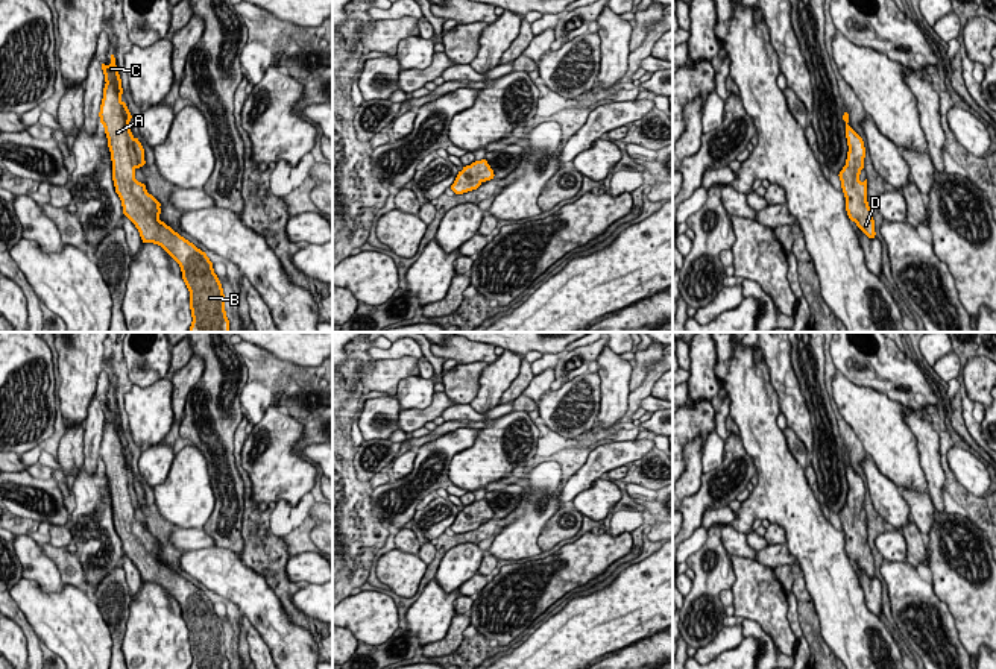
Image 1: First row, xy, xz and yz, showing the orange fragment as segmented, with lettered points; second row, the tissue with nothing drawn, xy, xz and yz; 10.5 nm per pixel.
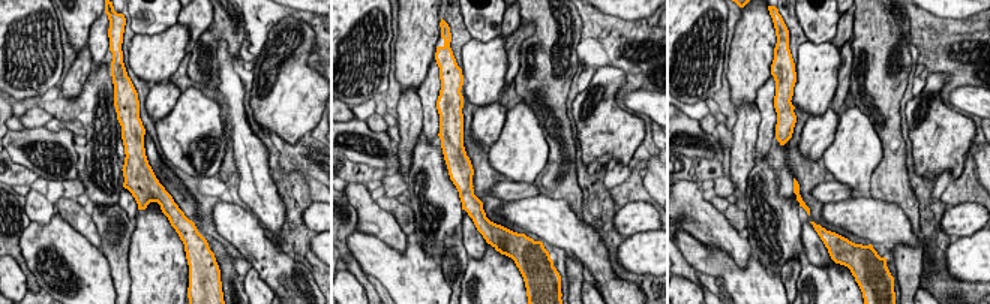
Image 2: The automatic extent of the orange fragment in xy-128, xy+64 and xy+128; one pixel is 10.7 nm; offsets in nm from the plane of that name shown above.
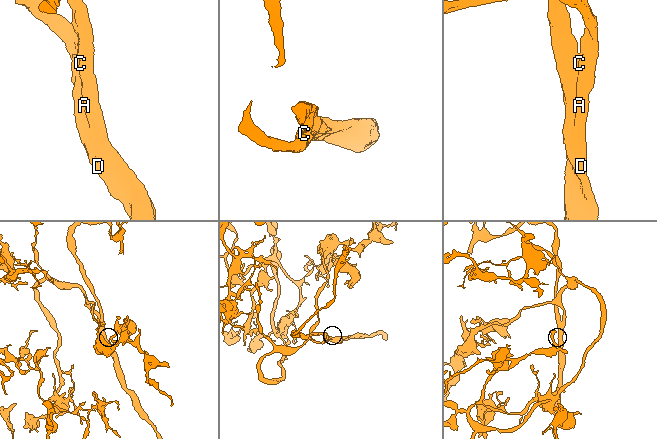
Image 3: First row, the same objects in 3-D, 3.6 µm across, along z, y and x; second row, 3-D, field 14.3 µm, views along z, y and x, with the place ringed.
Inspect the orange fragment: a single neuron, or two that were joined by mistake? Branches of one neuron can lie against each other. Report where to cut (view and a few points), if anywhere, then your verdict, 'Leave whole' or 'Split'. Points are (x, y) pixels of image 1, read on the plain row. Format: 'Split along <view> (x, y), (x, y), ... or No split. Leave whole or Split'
No split. Leave whole

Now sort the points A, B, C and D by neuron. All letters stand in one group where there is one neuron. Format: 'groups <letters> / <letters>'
groups A B C D

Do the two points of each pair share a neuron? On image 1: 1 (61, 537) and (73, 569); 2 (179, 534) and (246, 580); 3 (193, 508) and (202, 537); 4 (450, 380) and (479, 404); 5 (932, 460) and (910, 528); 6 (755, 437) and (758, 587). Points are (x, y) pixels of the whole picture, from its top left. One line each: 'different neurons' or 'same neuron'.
1: same neuron
2: different neurons
3: different neurons
4: different neurons
5: same neuron
6: different neurons

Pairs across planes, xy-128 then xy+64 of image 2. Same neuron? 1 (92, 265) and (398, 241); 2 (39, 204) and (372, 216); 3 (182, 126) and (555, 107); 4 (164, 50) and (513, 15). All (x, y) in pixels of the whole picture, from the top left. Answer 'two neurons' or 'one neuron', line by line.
1: two neurons
2: one neuron
3: two neurons
4: two neurons

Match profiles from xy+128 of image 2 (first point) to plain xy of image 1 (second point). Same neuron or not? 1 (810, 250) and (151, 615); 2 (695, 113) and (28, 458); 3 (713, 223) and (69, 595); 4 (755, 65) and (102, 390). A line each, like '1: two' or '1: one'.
1: two
2: one
3: two
4: two

